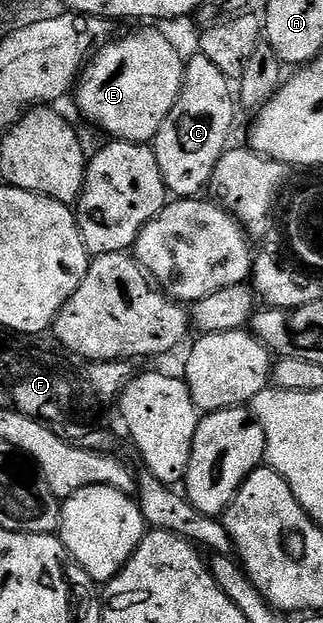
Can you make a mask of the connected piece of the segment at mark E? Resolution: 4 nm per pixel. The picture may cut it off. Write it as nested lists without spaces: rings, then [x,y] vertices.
[[[137,30],[106,41],[85,63],[75,87],[81,114],[110,139],[152,143],[167,112],[175,108],[185,75],[185,62],[173,42],[157,30]]]

